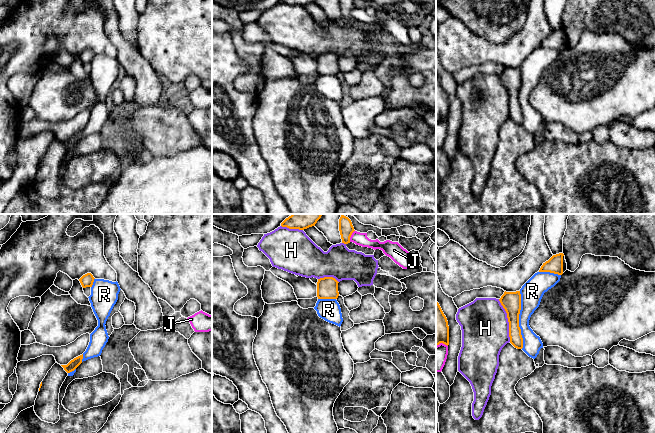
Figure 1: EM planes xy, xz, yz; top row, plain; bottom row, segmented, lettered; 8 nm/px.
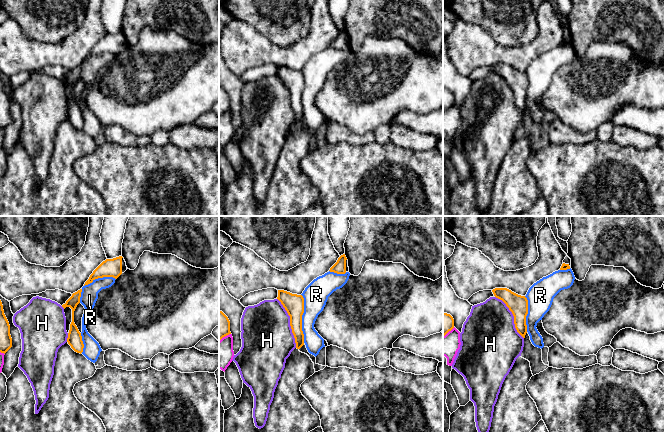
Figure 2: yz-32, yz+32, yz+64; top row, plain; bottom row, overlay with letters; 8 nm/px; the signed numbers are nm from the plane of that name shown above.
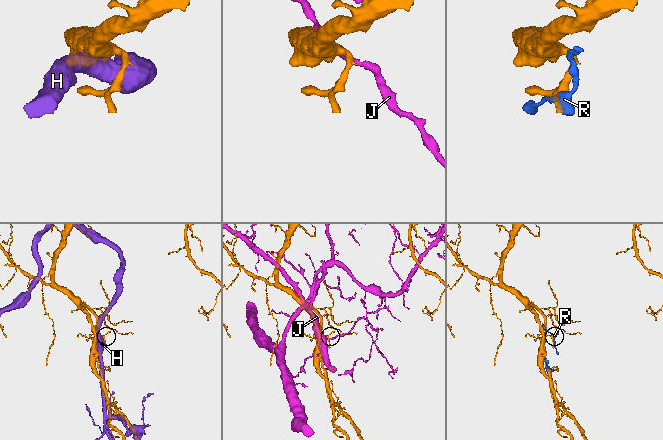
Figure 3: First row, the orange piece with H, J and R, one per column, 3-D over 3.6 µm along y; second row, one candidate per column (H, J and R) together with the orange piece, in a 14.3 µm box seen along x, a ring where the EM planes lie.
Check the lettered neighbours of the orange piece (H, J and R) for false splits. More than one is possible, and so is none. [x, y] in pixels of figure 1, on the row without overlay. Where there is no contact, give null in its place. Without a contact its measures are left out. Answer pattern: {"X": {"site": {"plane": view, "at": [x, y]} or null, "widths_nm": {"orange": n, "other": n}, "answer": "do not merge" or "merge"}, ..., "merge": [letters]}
{"H": {"site": {"plane": "yz", "at": [508, 96]}, "widths_nm": {"orange": 160, "other": 380}, "answer": "do not merge"}, "J": {"site": {"plane": "xz", "at": [350, 12]}, "widths_nm": {"orange": 110, "other": 110}, "answer": "do not merge"}, "R": {"site": {"plane": "yz", "at": [518, 96]}, "widths_nm": {"orange": 160, "other": 180}, "answer": "merge"}, "merge": ["R"]}

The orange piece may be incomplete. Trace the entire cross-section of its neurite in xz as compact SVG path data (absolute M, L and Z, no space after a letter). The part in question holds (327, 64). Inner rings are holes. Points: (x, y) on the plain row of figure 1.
M333 53L318 55L318 77L314 85L317 87L320 94L340 103L343 98L343 94L340 81L336 76L339 72L338 59L339 58Z

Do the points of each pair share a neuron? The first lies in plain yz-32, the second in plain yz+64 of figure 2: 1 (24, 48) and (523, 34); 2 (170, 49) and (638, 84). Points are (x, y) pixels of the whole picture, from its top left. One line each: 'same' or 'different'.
1: different
2: same

